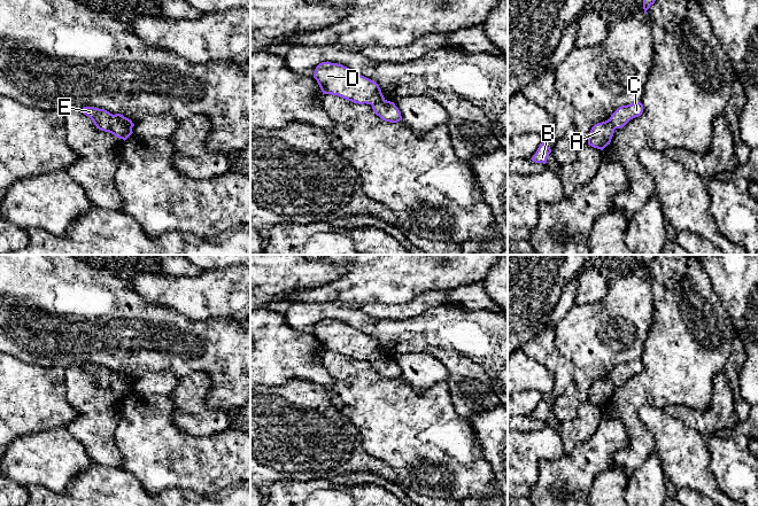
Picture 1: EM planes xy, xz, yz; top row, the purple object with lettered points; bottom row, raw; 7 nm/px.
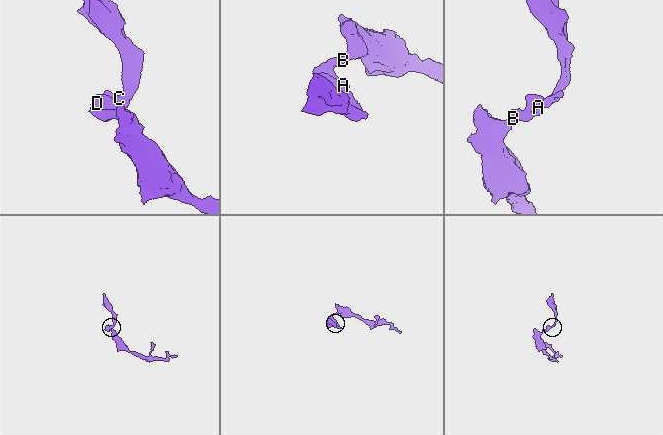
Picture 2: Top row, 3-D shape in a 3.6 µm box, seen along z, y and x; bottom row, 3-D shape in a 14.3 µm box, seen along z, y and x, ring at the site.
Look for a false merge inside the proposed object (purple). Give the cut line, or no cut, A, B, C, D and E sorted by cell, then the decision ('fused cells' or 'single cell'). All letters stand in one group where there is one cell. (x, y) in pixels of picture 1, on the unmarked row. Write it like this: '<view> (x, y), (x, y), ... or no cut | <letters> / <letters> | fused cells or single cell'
xy (113, 372), (131, 386) | A B D E / C | fused cells

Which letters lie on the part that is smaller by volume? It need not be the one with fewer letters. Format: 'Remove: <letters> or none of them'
Remove: C

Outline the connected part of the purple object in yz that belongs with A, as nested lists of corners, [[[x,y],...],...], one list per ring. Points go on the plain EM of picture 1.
[[[610,376],[597,380],[589,389],[588,402],[603,407],[608,402],[610,402],[613,390],[614,384]]]

